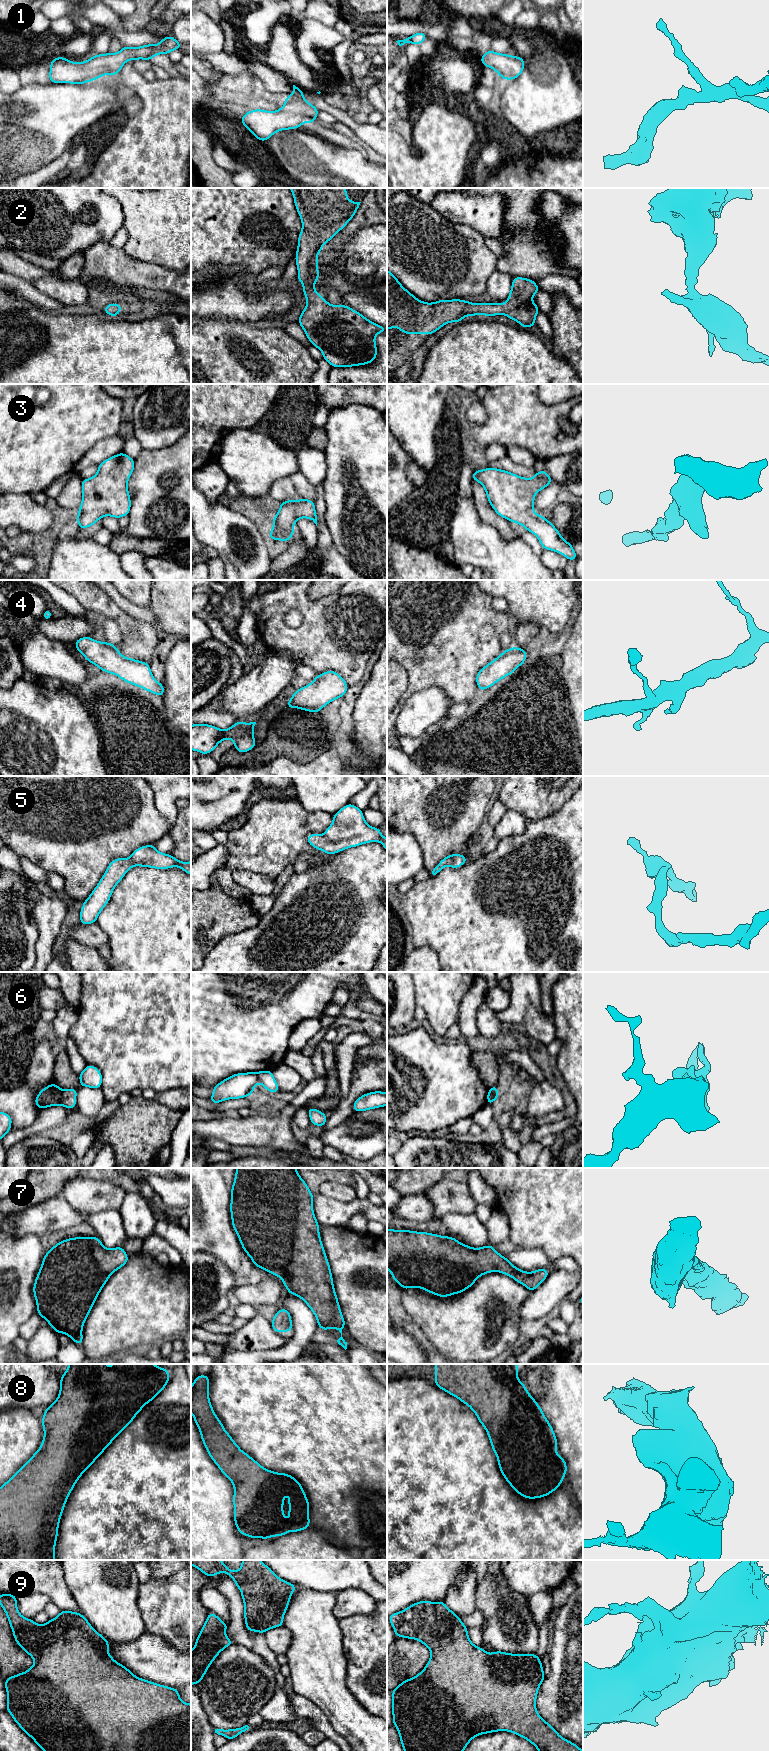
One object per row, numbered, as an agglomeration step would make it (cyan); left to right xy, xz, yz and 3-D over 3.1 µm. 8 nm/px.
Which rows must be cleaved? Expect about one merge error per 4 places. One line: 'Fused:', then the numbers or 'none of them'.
Fused: 6

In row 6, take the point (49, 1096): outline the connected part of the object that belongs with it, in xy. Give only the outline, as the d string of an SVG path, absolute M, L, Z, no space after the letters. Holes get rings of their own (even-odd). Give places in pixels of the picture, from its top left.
M55 1083L49 1084L35 1097L35 1105L39 1109L61 1105L62 1092L63 1090Z

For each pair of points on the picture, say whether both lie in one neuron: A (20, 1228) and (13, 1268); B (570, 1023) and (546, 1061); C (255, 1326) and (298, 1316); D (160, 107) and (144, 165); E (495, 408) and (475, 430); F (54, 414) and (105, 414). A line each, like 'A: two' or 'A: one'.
A: two
B: two
C: two
D: one
E: one
F: one

